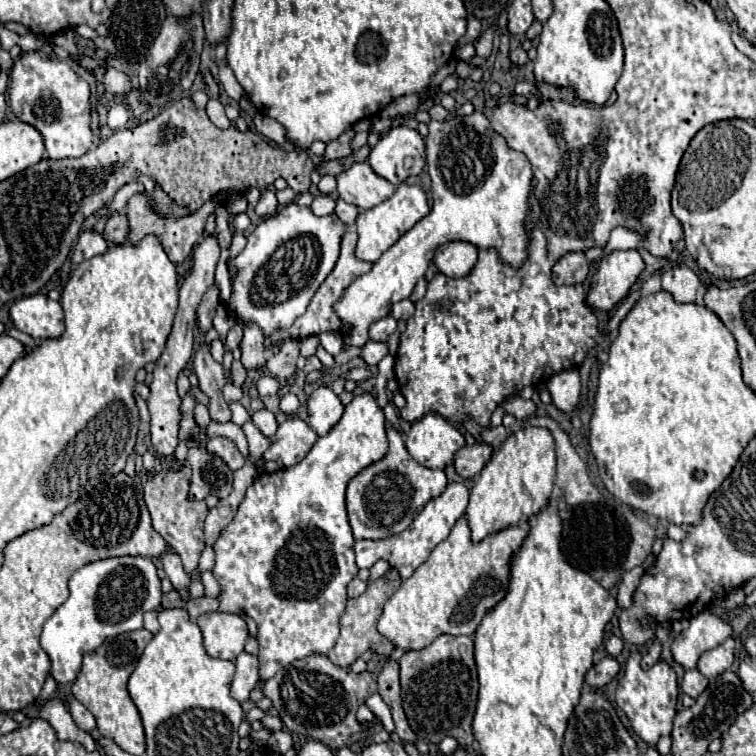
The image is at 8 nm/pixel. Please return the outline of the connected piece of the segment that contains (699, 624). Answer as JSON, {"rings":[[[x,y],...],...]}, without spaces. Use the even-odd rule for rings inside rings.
{"rings":[[[703,611],[701,615],[693,617],[689,629],[681,631],[681,635],[673,641],[671,645],[673,661],[679,663],[685,671],[695,669],[699,655],[707,649],[717,647],[731,633],[733,629],[727,621],[721,621],[715,615]]]}

